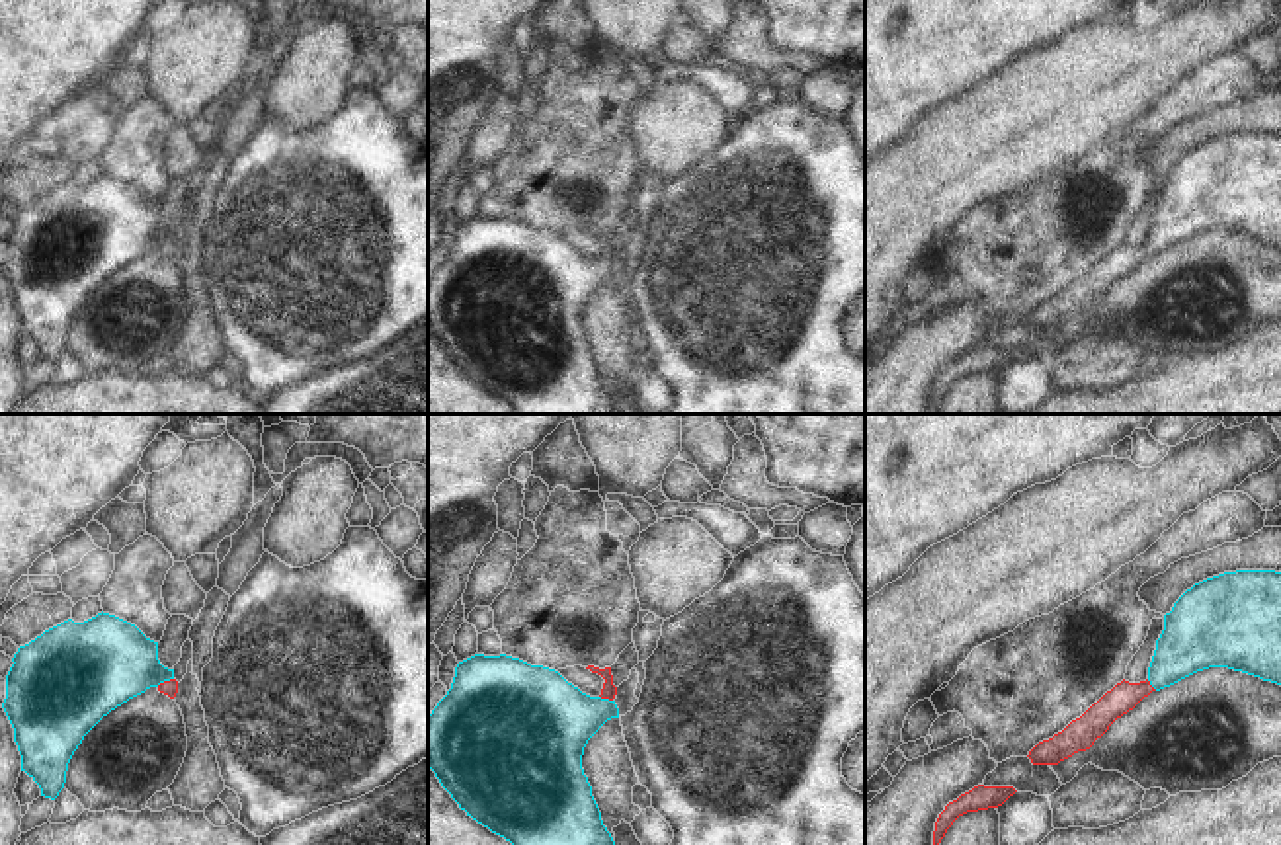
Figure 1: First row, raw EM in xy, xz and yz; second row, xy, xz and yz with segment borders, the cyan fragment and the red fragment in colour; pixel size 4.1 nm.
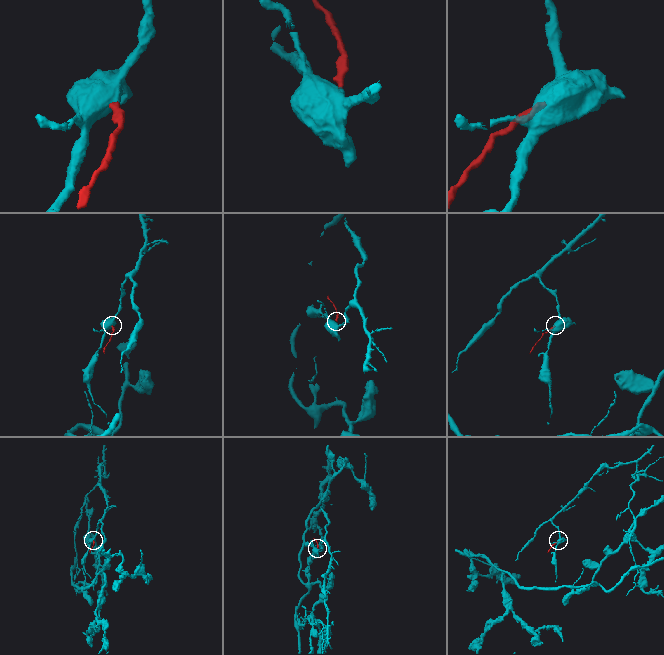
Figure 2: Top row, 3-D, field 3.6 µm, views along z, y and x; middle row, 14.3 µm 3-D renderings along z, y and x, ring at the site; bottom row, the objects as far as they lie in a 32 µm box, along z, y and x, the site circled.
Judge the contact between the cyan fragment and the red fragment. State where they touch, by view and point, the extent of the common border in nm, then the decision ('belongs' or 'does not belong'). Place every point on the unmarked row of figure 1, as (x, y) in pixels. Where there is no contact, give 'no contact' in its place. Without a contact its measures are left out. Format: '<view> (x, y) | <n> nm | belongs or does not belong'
xy (165, 242) | 80 nm | belongs

